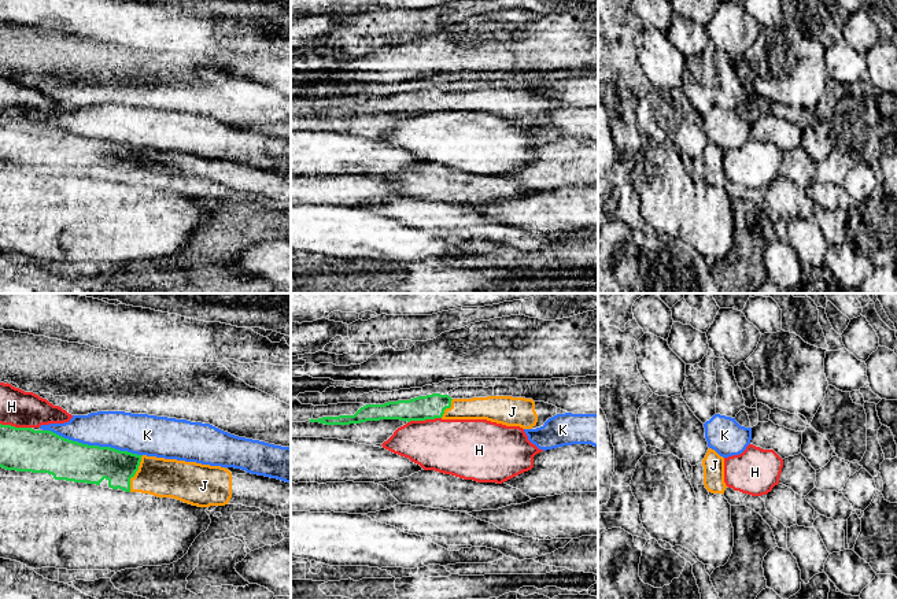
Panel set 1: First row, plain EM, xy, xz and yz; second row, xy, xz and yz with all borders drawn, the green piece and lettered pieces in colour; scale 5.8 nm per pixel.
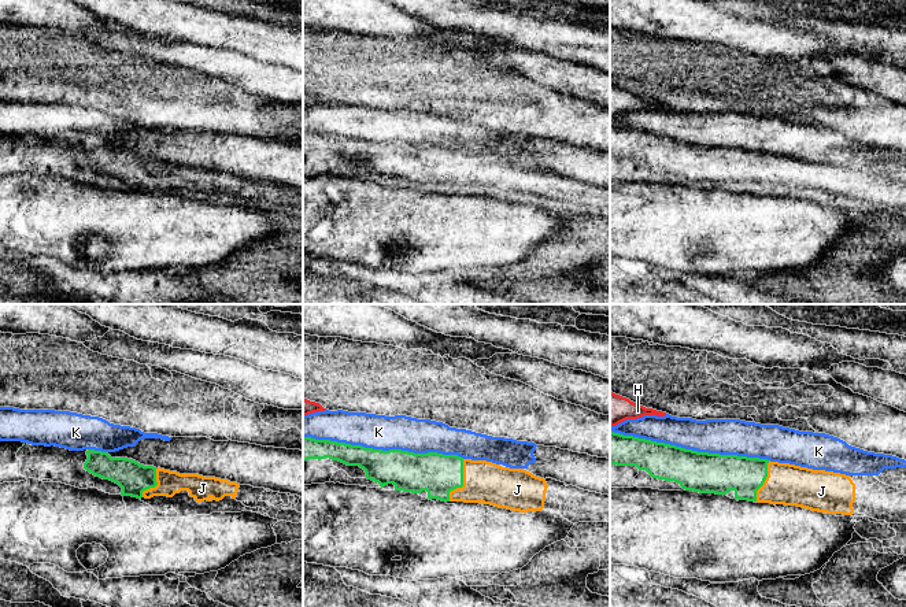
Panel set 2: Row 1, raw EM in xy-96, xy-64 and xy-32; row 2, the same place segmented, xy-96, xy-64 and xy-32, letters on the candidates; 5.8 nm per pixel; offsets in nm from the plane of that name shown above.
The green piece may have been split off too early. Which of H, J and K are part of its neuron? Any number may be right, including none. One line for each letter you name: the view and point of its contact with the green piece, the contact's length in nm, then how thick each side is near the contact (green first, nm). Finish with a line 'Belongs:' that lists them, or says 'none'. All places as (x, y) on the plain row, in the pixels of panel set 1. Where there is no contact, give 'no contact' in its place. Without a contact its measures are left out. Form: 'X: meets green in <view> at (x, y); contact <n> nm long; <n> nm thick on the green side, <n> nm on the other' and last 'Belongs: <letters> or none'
J: meets green in xy at (135, 166); contact 240 nm long; 220 nm thick on the green side, 220 nm on the other
Belongs: J

